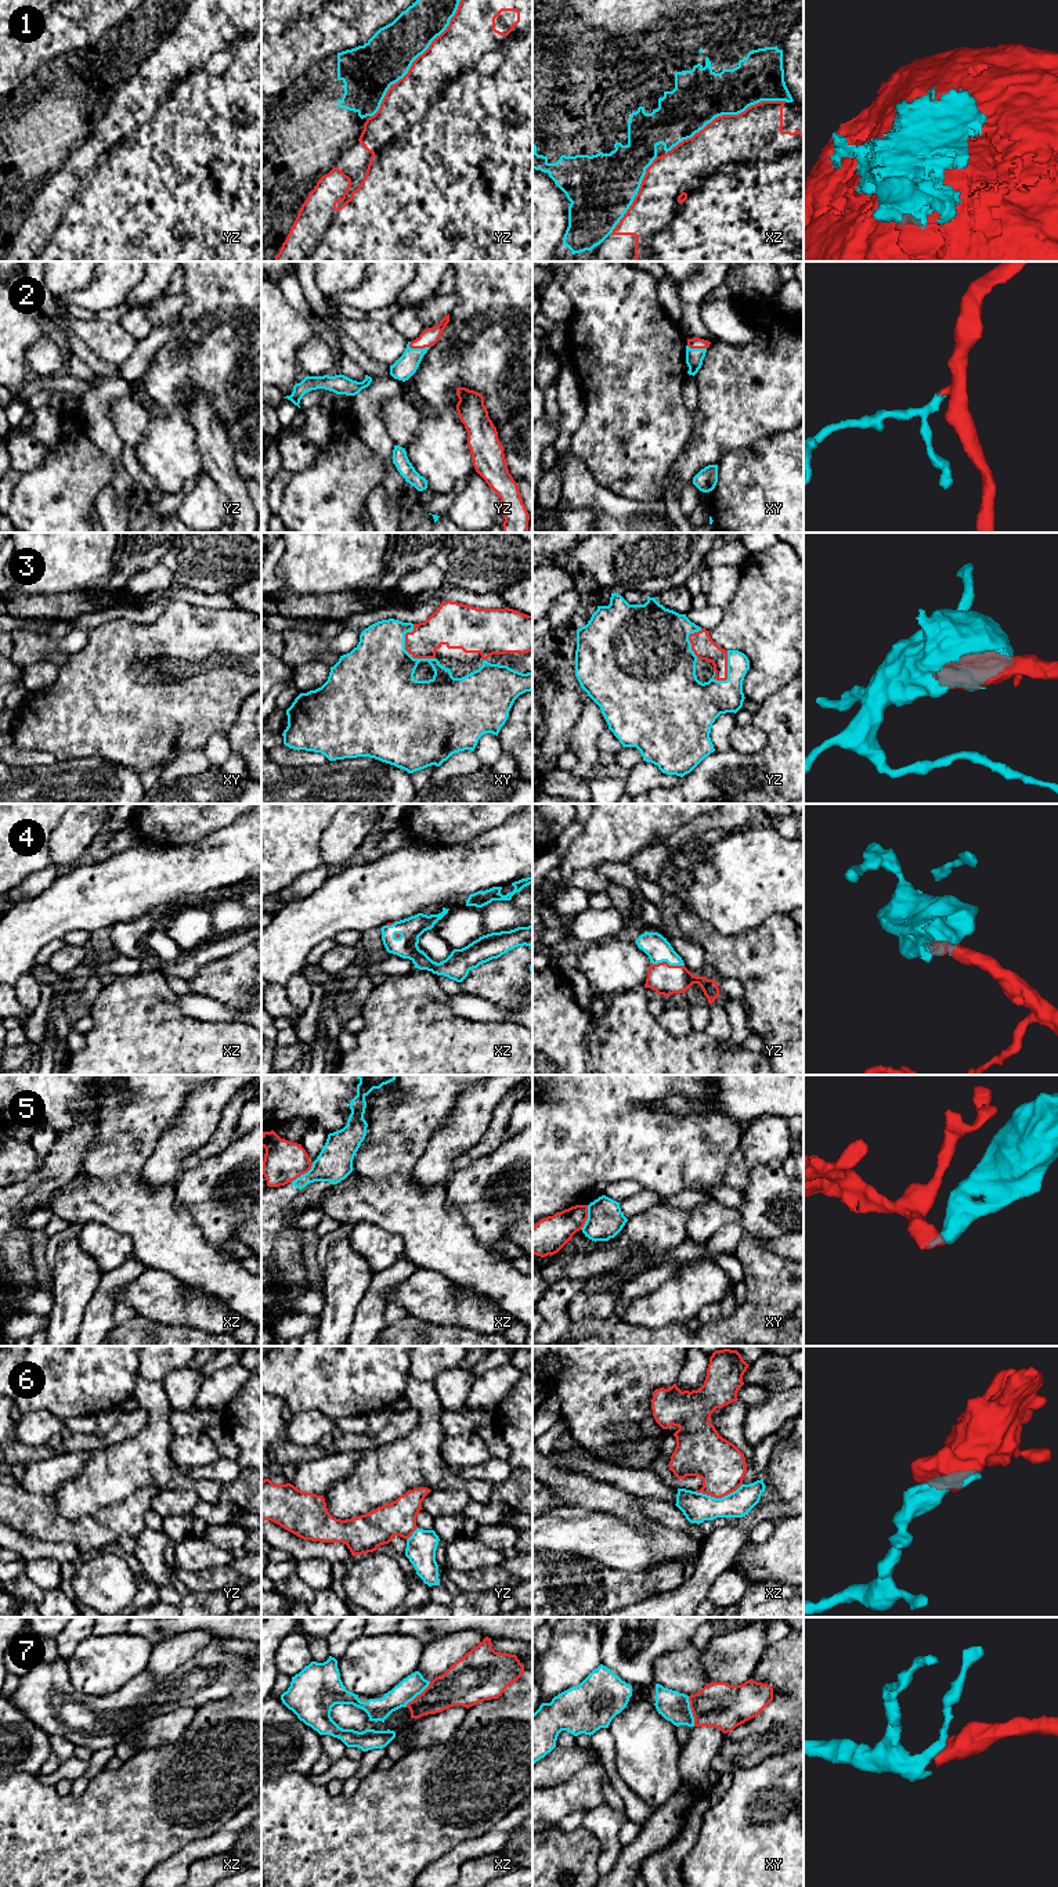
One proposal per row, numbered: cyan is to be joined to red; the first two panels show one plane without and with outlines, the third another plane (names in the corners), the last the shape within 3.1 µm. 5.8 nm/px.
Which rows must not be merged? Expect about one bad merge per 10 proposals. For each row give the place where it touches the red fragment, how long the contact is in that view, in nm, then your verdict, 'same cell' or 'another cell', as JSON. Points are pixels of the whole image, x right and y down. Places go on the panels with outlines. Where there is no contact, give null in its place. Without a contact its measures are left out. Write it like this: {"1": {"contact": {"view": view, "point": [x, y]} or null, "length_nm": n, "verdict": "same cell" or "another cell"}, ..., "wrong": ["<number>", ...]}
{"1": {"contact": {"view": "yz", "point": [415, 60]}, "length_nm": 850, "verdict": "same cell"}, "2": {"contact": {"view": "yz", "point": [418, 347]}, "length_nm": 130, "verdict": "same cell"}, "3": {"contact": {"view": "xy", "point": [407, 650]}, "length_nm": 240, "verdict": "same cell"}, "4": {"contact": {"view": "yz", "point": [665, 962]}, "length_nm": 200, "verdict": "same cell"}, "5": {"contact": {"view": "xz", "point": [303, 1173]}, "length_nm": 180, "verdict": "another cell"}, "6": {"contact": {"view": "xz", "point": [718, 1497]}, "length_nm": 280, "verdict": "another cell"}, "7": {"contact": {"view": "xy", "point": [692, 1711]}, "length_nm": 180, "verdict": "same cell"}, "wrong": ["5", "6"]}

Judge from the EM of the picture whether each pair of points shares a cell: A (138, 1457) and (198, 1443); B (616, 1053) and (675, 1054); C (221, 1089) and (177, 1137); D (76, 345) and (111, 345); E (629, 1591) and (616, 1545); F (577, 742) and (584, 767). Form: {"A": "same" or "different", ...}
{"A": "different", "B": "same", "C": "same", "D": "different", "E": "different", "F": "same"}

